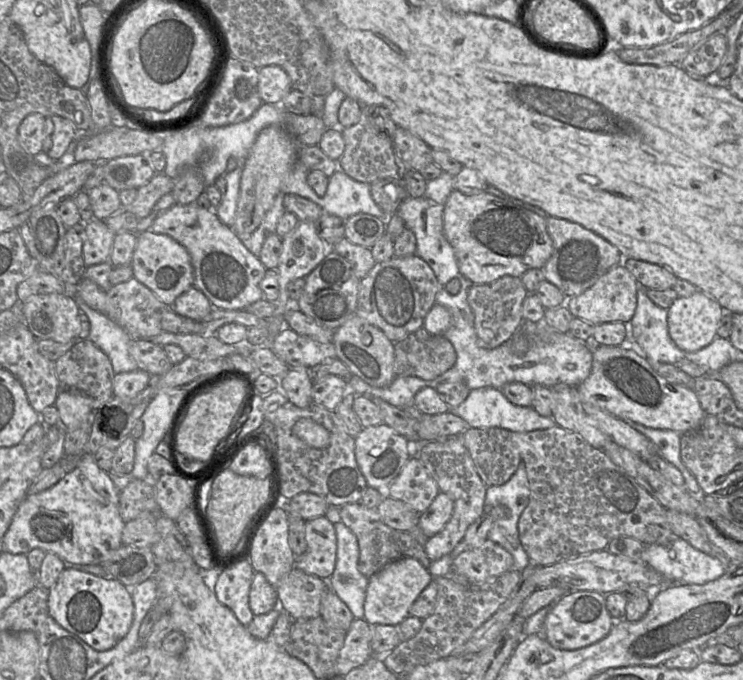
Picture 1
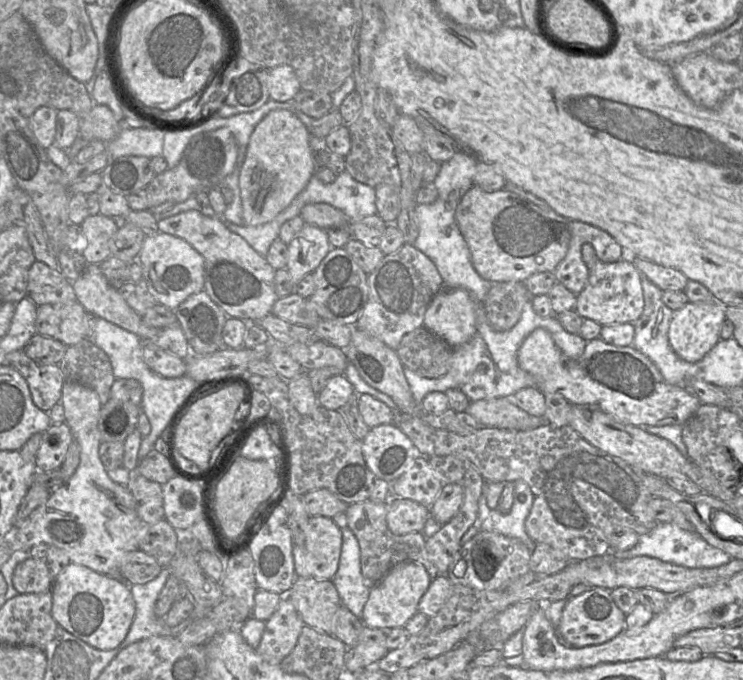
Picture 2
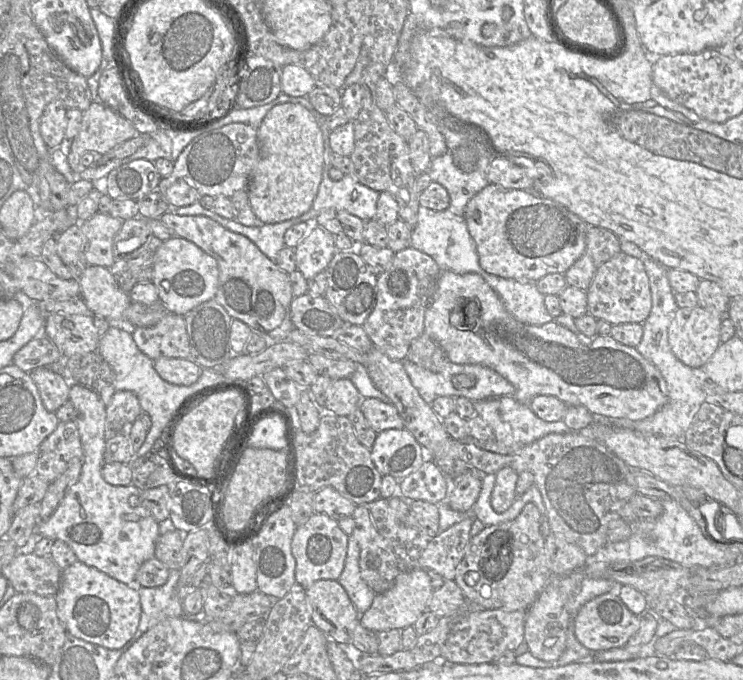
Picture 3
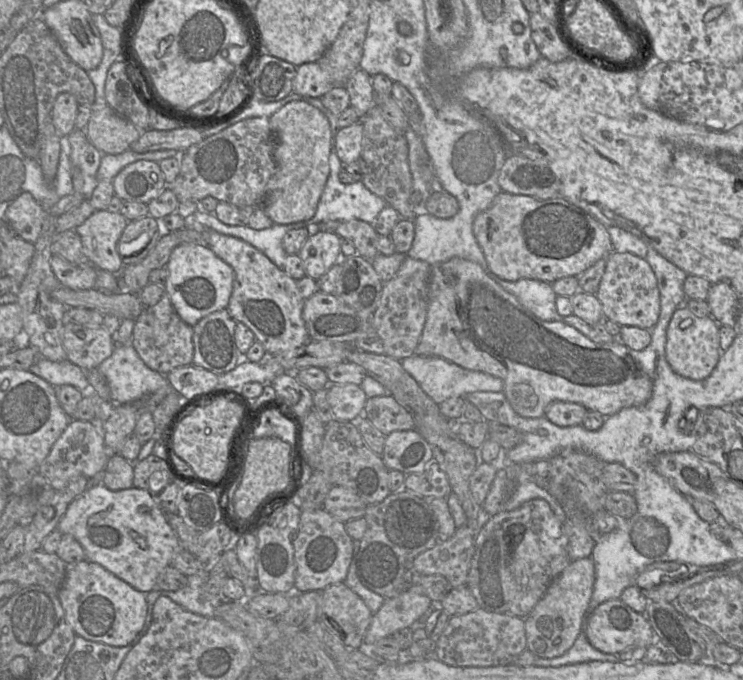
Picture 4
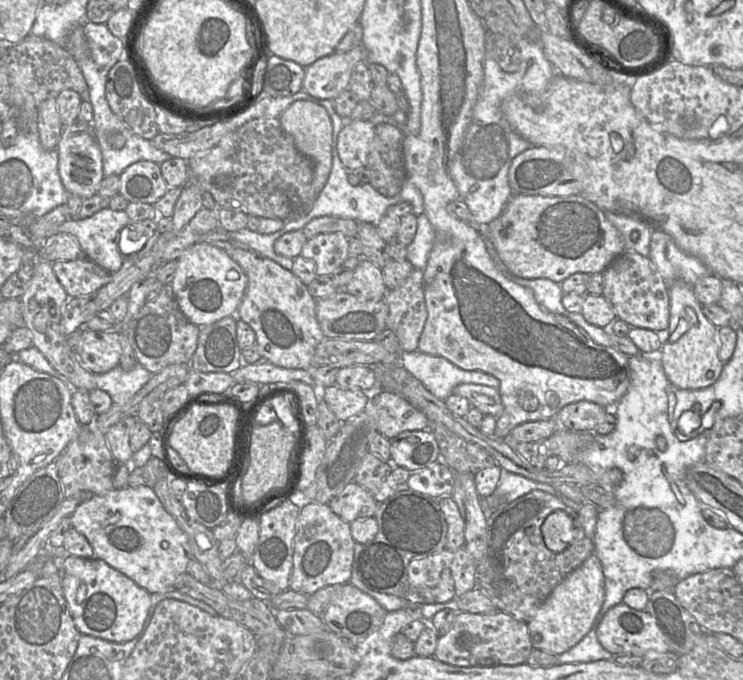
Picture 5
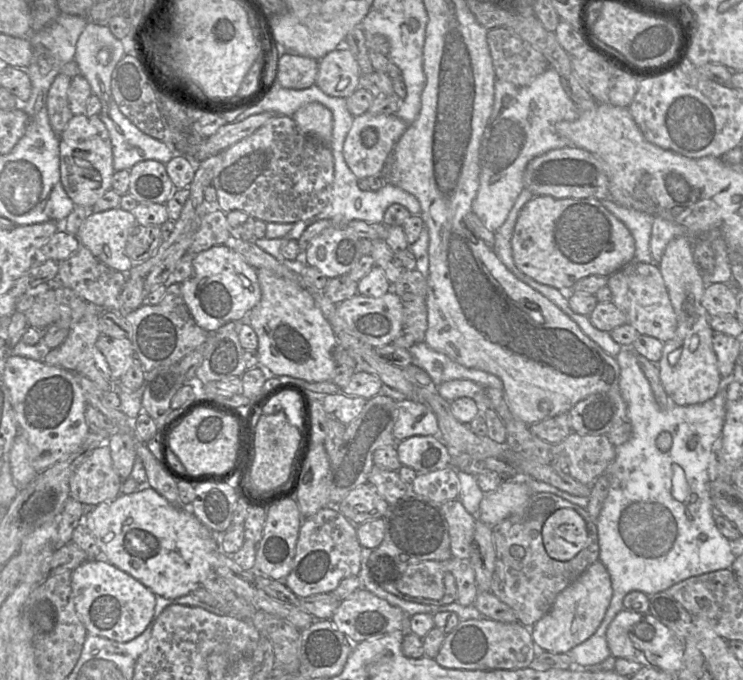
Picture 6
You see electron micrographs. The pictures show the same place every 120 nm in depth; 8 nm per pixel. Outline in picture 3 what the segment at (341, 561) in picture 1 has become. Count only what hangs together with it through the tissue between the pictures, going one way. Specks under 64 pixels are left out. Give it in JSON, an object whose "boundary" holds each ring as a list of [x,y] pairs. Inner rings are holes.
{"boundary":[[[349,535],[344,569],[337,581],[345,589],[360,615],[369,609],[374,600],[375,593],[361,578],[359,557],[360,549],[358,543],[352,535]]]}

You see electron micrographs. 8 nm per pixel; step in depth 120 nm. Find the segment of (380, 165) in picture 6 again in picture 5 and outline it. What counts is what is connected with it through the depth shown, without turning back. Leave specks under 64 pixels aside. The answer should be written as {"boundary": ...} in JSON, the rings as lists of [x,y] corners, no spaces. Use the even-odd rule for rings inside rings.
{"boundary":[[[346,120],[338,135],[338,154],[344,167],[354,171],[366,166],[374,129],[368,120]]]}

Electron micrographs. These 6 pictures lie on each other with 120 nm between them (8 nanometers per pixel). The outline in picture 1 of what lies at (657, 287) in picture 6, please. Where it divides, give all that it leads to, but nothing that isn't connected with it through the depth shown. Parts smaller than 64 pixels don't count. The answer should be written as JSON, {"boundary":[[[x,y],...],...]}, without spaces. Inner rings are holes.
{"boundary":[[[618,265],[603,274],[583,293],[568,298],[565,305],[574,317],[597,325],[607,322],[629,323],[637,306],[638,283],[632,273],[624,266]]]}

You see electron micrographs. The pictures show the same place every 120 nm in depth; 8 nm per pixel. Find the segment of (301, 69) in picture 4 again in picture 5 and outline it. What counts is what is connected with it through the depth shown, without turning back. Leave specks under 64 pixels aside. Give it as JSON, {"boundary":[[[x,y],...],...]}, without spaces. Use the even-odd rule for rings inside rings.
{"boundary":[[[361,44],[348,52],[335,52],[323,57],[305,68],[305,77],[302,91],[318,99],[333,100],[349,87],[350,78],[354,67],[361,61],[367,61],[367,50]]]}

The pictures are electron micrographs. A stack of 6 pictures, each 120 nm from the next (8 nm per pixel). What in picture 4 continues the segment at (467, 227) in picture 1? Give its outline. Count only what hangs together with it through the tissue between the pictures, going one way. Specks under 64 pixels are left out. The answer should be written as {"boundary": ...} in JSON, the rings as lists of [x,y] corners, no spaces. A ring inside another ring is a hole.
{"boundary":[[[505,191],[473,221],[474,236],[490,271],[507,281],[527,278],[550,284],[562,277],[578,277],[599,259],[607,258],[613,252],[607,227],[563,197],[539,199]]]}

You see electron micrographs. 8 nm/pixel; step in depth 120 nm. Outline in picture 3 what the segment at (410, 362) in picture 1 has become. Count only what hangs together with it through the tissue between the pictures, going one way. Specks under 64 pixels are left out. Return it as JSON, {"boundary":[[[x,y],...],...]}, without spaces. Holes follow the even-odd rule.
{"boundary":[[[425,333],[411,342],[406,360],[435,373],[451,362],[442,347]]]}

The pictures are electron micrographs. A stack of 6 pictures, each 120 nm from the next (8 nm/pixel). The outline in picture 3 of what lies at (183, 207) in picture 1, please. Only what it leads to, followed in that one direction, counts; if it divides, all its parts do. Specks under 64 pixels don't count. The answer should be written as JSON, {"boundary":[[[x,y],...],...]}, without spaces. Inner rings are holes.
{"boundary":[[[167,211],[160,217],[163,224],[173,229],[177,236],[185,238],[212,256],[218,264],[218,286],[214,299],[222,305],[232,319],[238,319],[250,329],[266,337],[269,342],[286,340],[294,325],[290,318],[290,304],[294,298],[289,274],[282,271],[246,236],[228,230],[204,215],[177,215]]]}

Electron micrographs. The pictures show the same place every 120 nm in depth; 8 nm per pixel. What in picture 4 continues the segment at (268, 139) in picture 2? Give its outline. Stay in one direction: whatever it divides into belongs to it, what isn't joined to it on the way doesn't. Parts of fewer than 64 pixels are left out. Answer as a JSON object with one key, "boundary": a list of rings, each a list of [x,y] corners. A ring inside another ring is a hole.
{"boundary":[[[305,101],[287,103],[269,122],[277,139],[276,171],[266,185],[261,207],[275,224],[307,221],[316,213],[330,172],[330,123],[319,109]]]}

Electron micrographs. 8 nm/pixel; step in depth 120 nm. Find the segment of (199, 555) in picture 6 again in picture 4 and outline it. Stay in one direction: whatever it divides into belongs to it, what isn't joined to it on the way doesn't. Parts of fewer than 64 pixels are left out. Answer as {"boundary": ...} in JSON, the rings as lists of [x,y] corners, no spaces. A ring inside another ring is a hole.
{"boundary":[[[98,483],[86,489],[69,504],[57,529],[62,534],[72,535],[82,545],[87,560],[100,564],[142,593],[156,590],[158,576],[166,567],[172,566],[173,557],[182,549],[181,542],[156,497],[136,487],[112,491],[104,484]]]}

